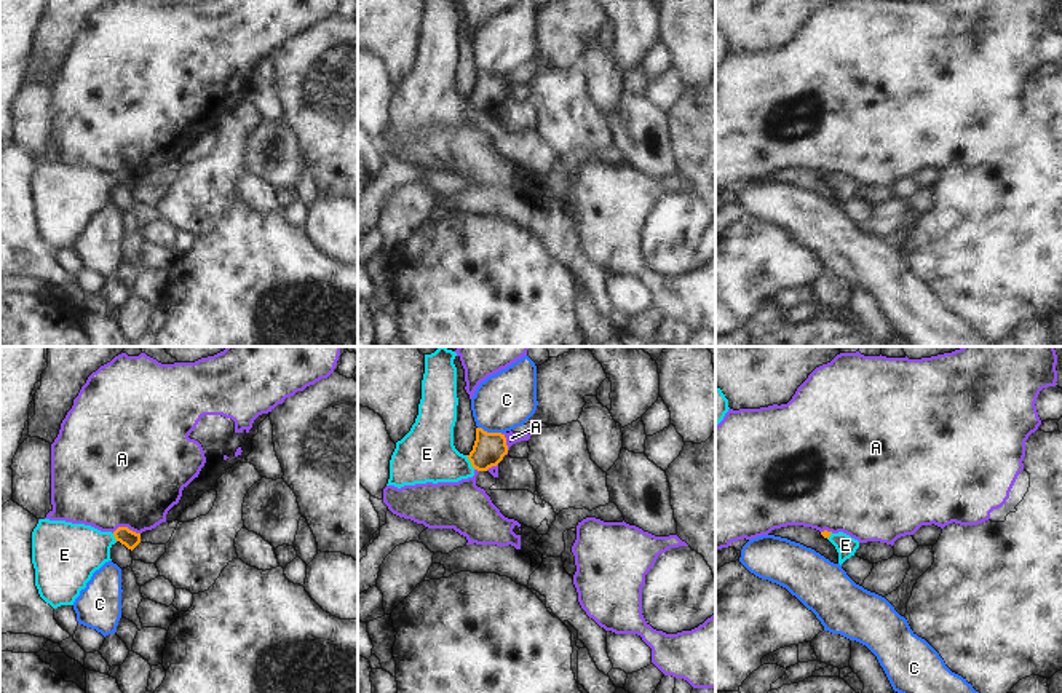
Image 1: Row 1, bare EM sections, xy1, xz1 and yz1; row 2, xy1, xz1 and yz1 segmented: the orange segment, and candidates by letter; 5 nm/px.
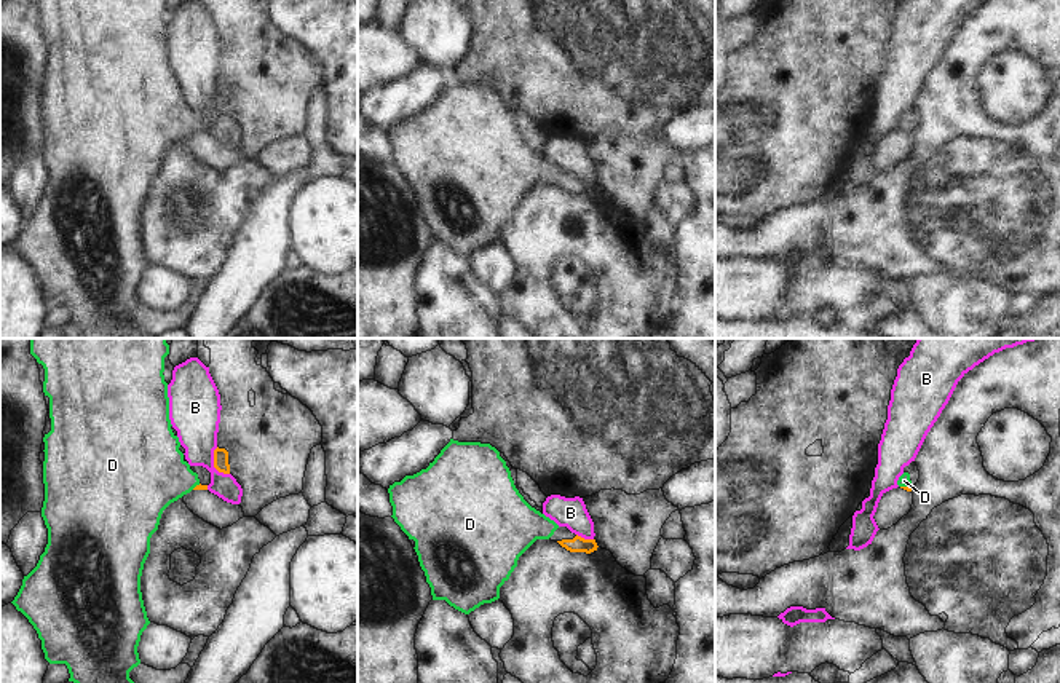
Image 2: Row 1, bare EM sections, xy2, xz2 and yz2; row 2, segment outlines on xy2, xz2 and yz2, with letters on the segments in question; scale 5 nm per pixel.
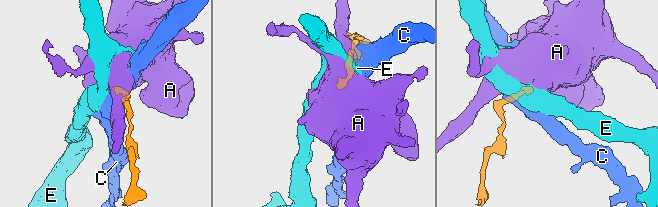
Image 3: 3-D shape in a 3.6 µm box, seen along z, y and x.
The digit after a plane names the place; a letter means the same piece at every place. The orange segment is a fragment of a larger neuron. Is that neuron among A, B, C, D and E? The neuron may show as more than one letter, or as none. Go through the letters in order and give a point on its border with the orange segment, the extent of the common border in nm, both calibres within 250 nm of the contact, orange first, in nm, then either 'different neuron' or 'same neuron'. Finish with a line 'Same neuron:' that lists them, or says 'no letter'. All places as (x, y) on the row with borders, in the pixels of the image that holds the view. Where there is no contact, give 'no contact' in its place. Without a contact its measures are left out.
A: contact xy1 (126, 527); length 140 nm; calibres 90 and 500 nm; different neuron
B: contact xy2 (214, 465); length 160 nm; calibres 80 and 220 nm; different neuron
C: contact xz1 (489, 433); length 120 nm; calibres 160 and 280 nm; different neuron
D: contact yz2 (905, 487); length 60 nm; calibres 30 and 60 nm; same neuron
E: contact xz1 (470, 460); length 90 nm; calibres 160 and 280 nm; different neuron
Same neuron: D

